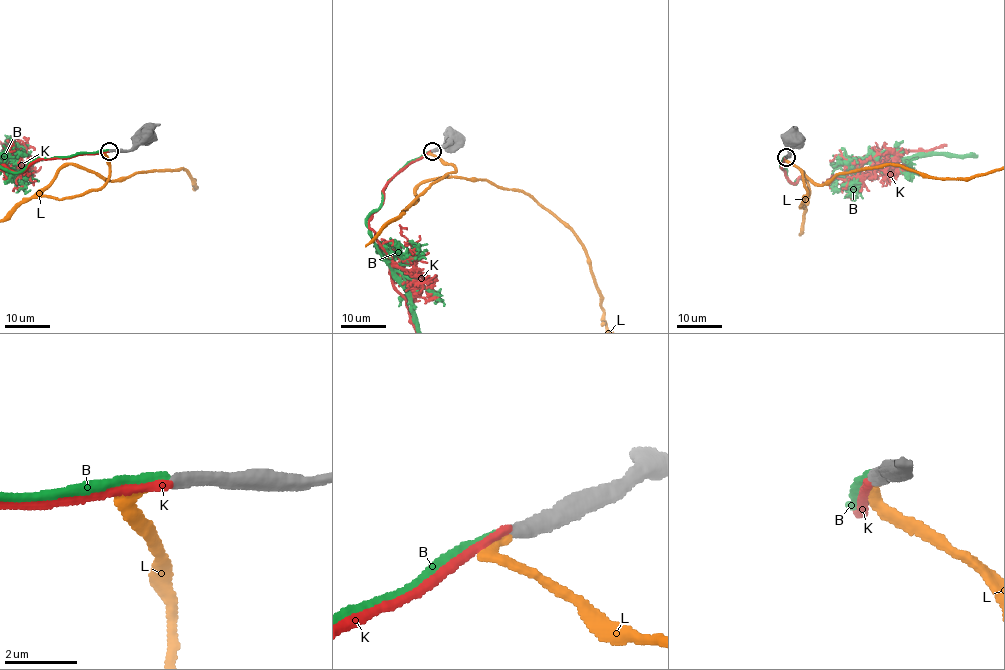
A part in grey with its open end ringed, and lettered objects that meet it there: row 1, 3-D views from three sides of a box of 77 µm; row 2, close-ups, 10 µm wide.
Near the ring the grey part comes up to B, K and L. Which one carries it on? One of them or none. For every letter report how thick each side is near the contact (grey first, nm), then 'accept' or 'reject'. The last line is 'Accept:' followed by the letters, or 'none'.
B: 400/200 nm | reject
K: 380/220 nm | reject
L: 380/280 nm | accept
Accept: L

